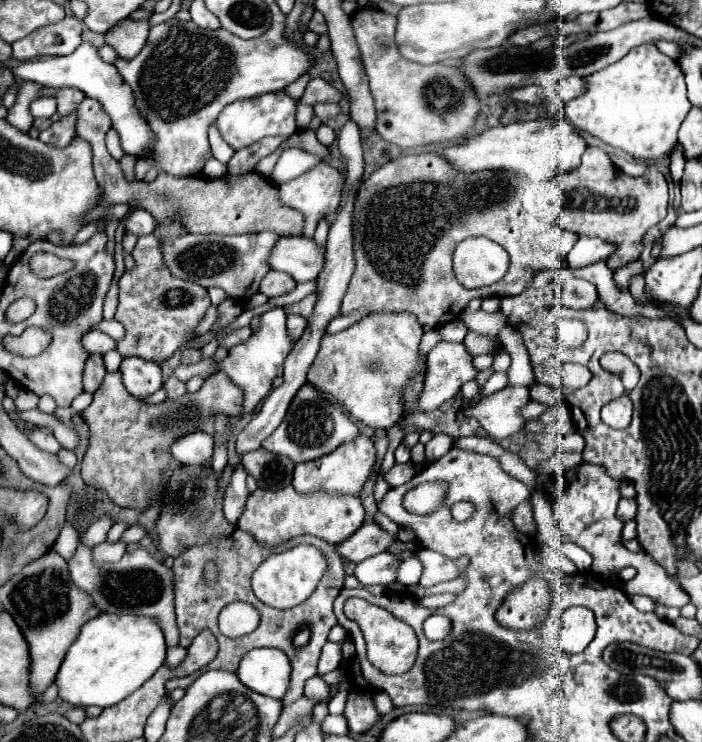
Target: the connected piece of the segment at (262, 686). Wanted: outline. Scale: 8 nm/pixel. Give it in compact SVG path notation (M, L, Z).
M256 648L242 658L236 674L250 690L282 700L290 684L290 660L278 648Z

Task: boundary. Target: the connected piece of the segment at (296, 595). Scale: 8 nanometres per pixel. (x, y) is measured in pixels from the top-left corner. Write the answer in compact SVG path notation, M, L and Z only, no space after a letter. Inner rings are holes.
M294 546L286 552L268 556L252 576L254 594L278 610L293 608L306 600L315 590L315 584L326 572L326 556L314 546Z

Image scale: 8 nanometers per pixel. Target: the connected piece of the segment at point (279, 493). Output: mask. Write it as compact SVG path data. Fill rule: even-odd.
M292 486L280 490L256 490L248 496L244 512L238 520L238 528L250 532L258 544L276 546L300 534L318 536L330 544L340 544L348 540L364 524L364 506L358 496L334 494L334 492L312 492L300 494Z

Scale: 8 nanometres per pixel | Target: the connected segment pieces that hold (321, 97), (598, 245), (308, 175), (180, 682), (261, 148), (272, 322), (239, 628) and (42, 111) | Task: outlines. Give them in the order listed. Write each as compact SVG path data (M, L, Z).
M312 78L300 100L308 106L314 106L318 102L340 102L340 98L342 98L342 94L334 86L330 86L326 80Z
M580 236L574 248L568 254L568 266L570 268L582 268L600 260L606 260L614 252L614 244L608 244L600 238Z
M320 162L314 168L310 168L308 172L304 172L302 176L298 176L290 182L278 184L278 190L280 190L280 200L284 206L290 206L304 214L304 234L314 234L318 220L336 212L336 208L340 204L340 194L342 194L344 182L346 182L346 174L342 170L338 170L326 162Z
M194 672L194 674L186 676L186 678L174 678L174 680L170 680L170 682L166 684L166 688L168 688L168 690L174 690L174 688L188 688L198 676L200 676L200 672Z
M274 136L274 138L264 138L264 140L252 144L252 146L248 146L248 148L238 150L238 152L230 158L230 162L228 162L228 174L238 176L238 174L252 172L252 170L256 168L256 164L258 164L264 156L268 156L270 152L274 152L274 150L276 150L282 142L286 142L286 140L288 140L288 138L278 138L278 136Z
M274 308L265 312L260 316L260 322L258 322L258 328L256 330L252 330L252 334L250 334L250 338L246 340L246 342L242 342L242 344L236 344L236 346L232 346L230 350L228 350L228 356L224 358L224 360L220 360L220 362L214 362L214 358L204 358L202 362L198 362L198 364L192 364L192 366L178 366L176 370L174 370L174 376L176 378L180 378L182 382L188 382L192 376L202 376L202 378L206 378L206 376L210 376L214 370L220 370L220 372L224 372L238 388L242 388L242 392L244 392L244 412L240 414L240 416L244 416L244 414L248 414L248 412L252 412L254 408L256 408L256 404L264 398L264 396L268 396L268 392L272 390L272 380L276 378L276 376L280 376L282 374L282 364L284 364L284 358L290 354L290 348L294 348L294 340L290 340L290 334L288 334L288 330L286 330L286 314L284 308Z
M232 602L220 612L220 632L228 638L250 634L260 624L260 612L248 602Z
M38 98L30 106L30 112L34 118L52 118L56 114L56 98Z

